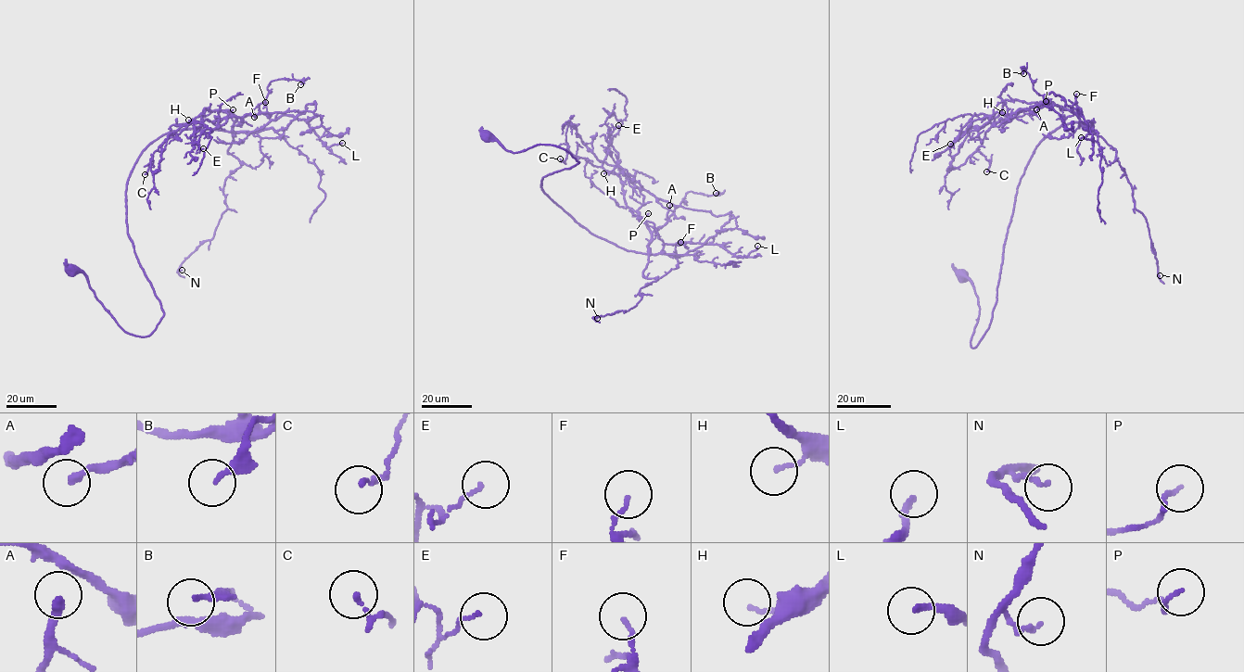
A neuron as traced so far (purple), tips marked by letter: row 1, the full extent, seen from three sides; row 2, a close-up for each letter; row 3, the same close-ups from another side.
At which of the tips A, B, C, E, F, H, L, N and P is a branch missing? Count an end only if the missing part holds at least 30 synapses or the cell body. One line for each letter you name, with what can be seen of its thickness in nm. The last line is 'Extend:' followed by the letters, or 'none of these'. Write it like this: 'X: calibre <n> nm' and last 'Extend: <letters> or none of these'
A: calibre 170 nm
Extend: A

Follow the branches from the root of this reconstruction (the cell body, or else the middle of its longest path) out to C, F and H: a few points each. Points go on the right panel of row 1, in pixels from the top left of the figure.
C: (962, 273), (980, 308), (972, 348), (1028, 160), (1059, 126), (1089, 125), (1006, 99), (977, 150), (986, 171)
F: (962, 273), (980, 308), (972, 348), (993, 316), (1028, 160), (1059, 126), (1090, 126), (1079, 125), (1076, 94)
H: (962, 273), (980, 308), (972, 348), (1028, 160), (1059, 126), (1089, 129), (1054, 104), (1006, 99), (1002, 112)

